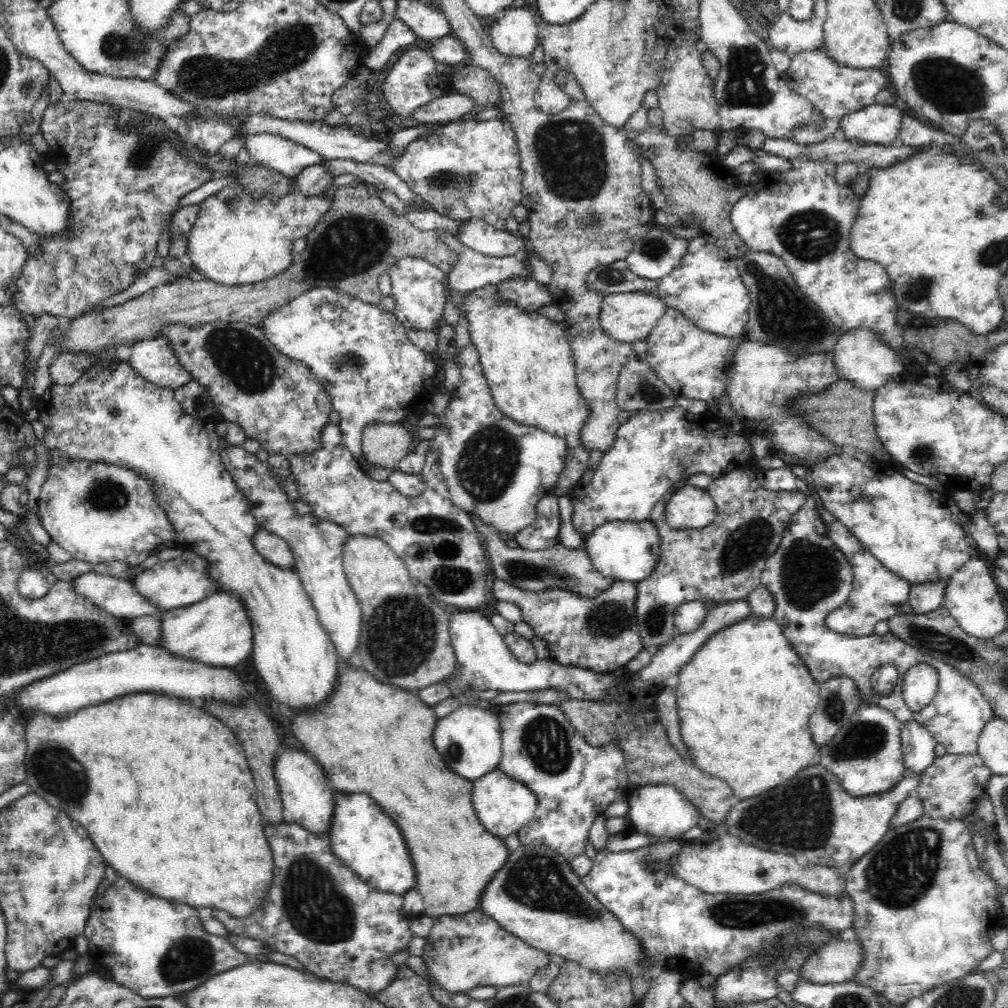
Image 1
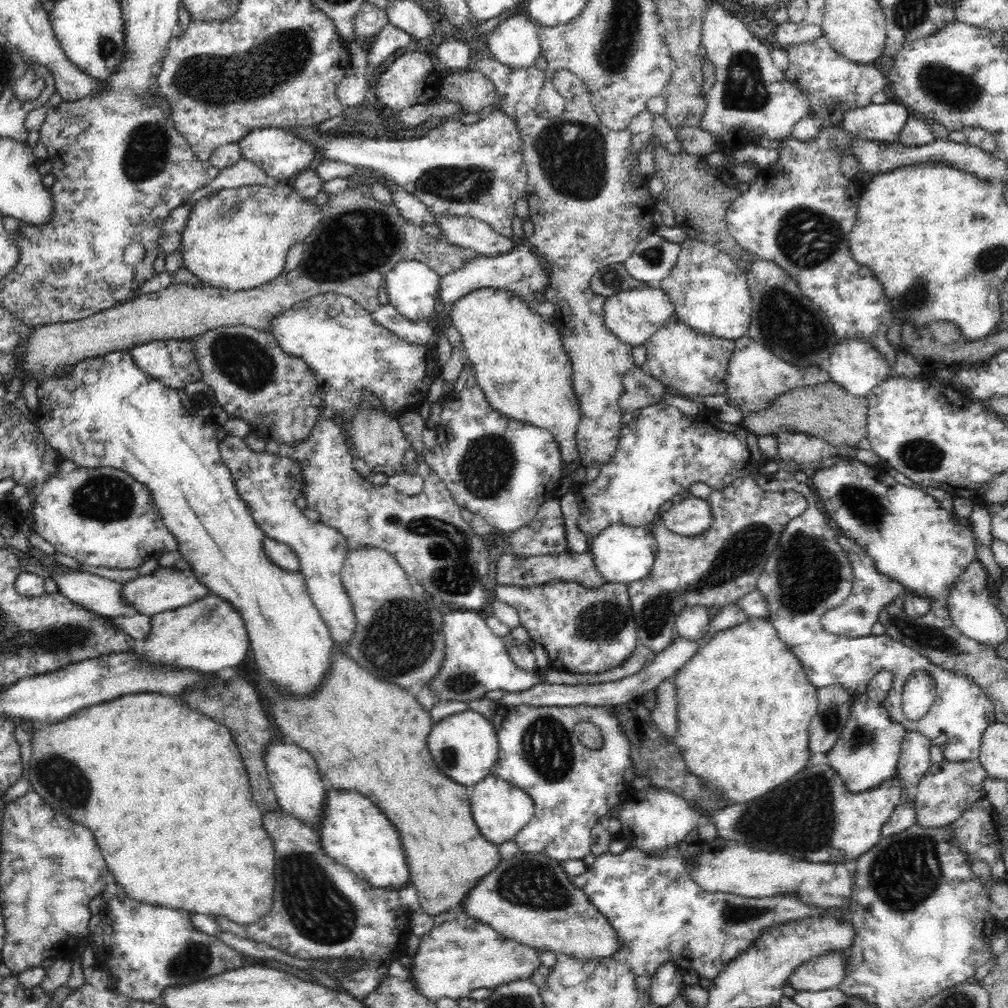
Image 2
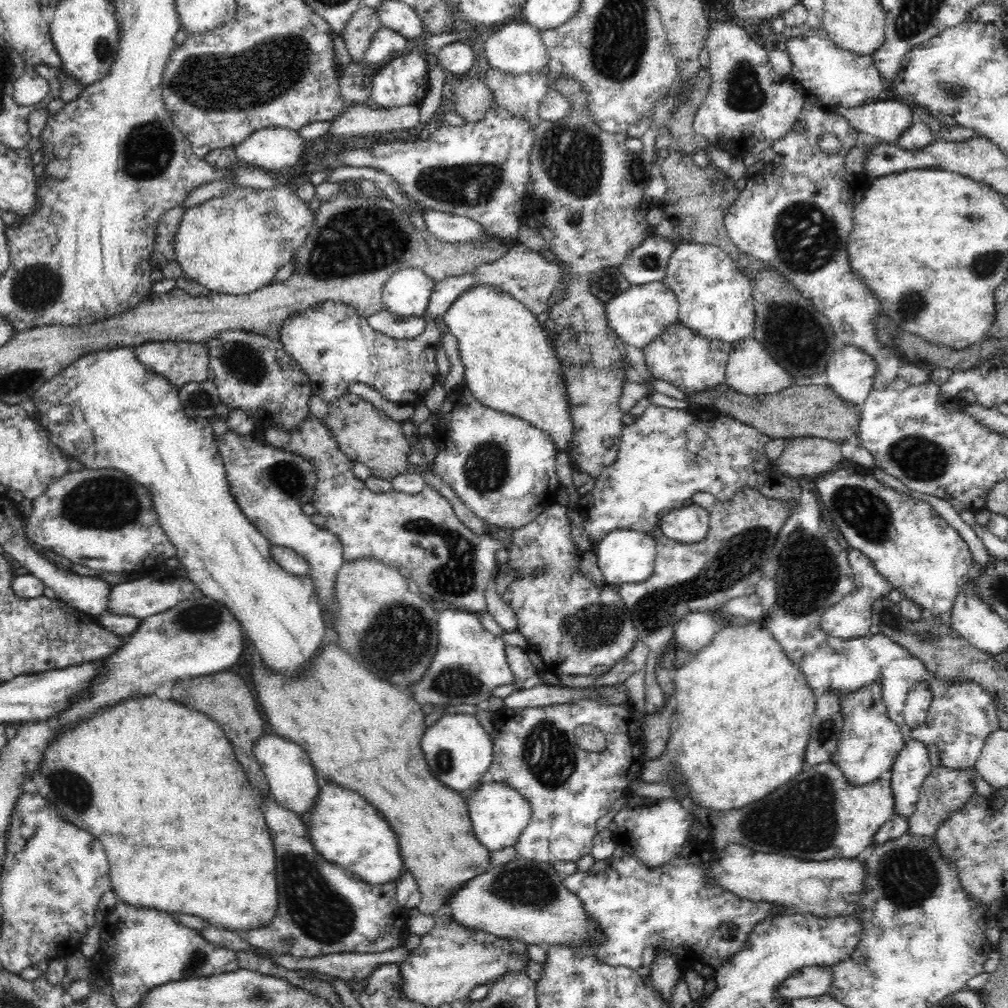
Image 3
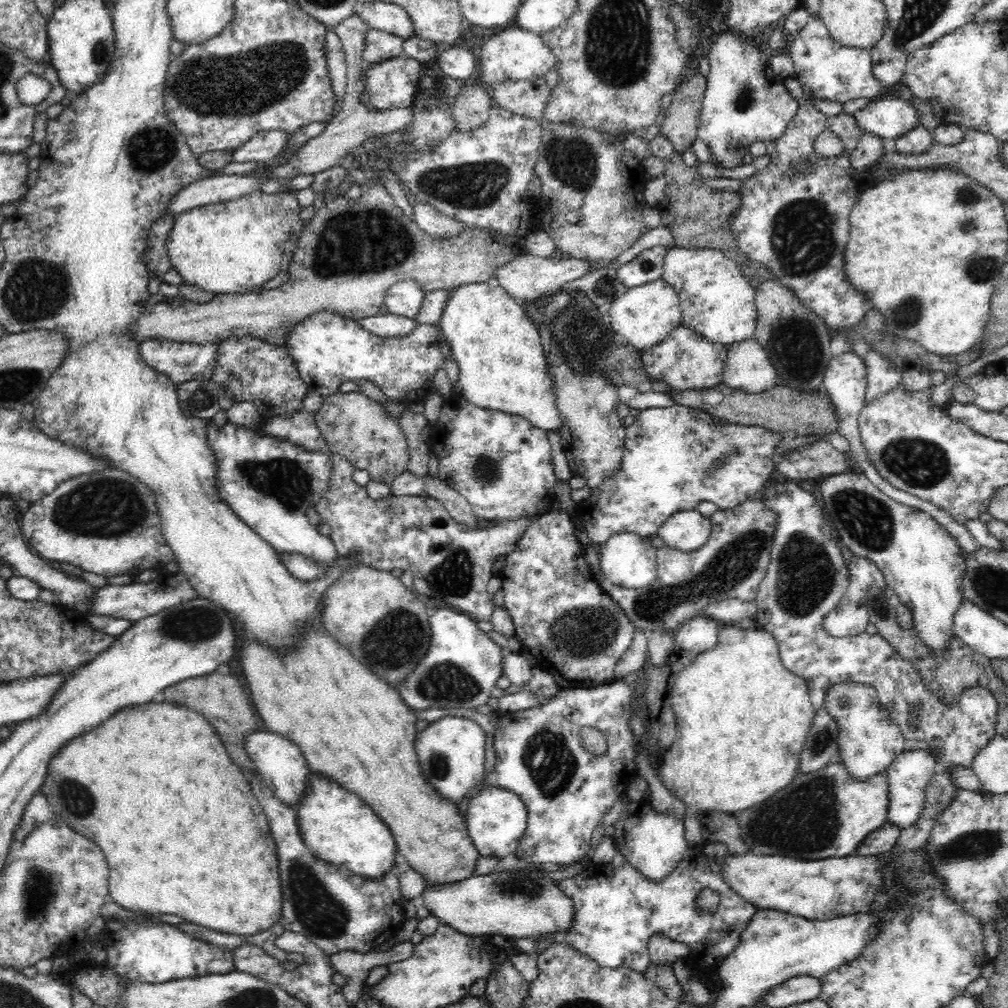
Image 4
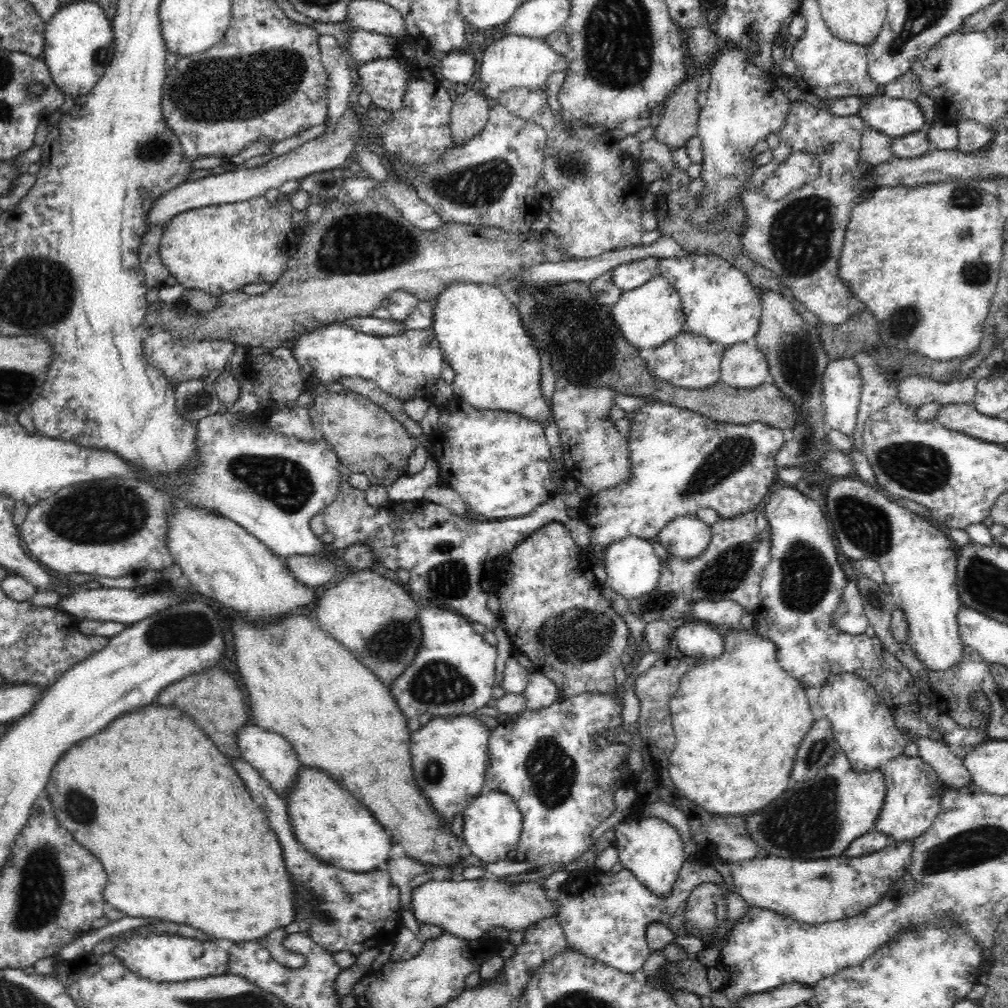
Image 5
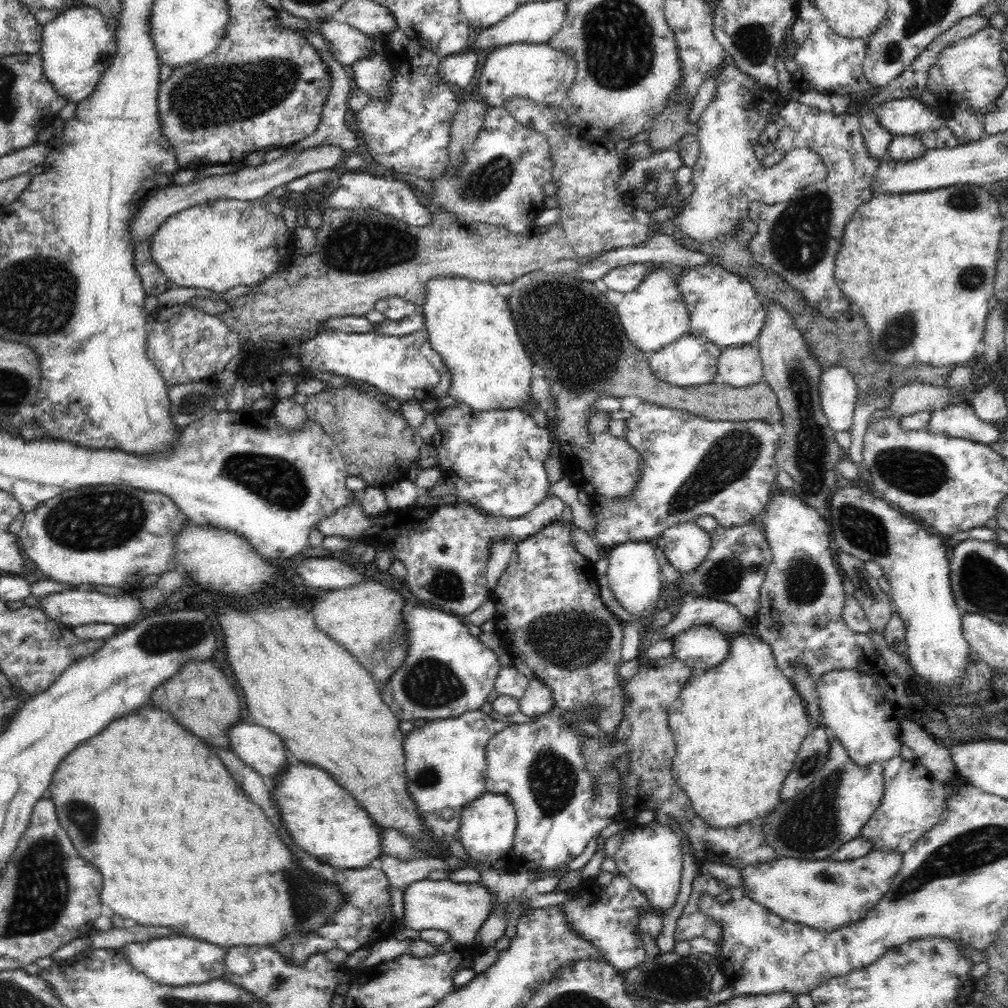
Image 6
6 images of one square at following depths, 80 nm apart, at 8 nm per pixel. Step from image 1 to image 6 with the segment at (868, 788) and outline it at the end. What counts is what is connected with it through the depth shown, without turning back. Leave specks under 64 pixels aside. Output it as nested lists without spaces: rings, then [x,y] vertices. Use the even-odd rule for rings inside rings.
[[[831,670],[816,681],[821,722],[834,730],[849,757],[860,766],[885,764],[901,754],[899,720],[877,684],[874,677],[858,670]]]

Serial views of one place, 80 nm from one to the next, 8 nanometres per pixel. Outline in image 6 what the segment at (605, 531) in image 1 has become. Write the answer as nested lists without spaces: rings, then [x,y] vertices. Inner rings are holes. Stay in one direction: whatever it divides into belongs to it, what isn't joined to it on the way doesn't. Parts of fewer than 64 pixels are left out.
[[[629,540],[615,545],[608,552],[607,577],[614,598],[619,600],[630,614],[643,615],[648,619],[652,617],[653,607],[656,606],[656,600],[664,583],[654,551],[655,547],[651,542]]]

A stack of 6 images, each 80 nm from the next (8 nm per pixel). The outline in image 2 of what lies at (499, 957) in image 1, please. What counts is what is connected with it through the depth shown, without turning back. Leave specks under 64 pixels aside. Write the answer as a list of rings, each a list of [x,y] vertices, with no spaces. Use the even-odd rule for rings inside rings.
[[[454,909],[433,917],[433,928],[421,937],[420,948],[412,957],[412,965],[407,969],[411,971],[411,977],[415,978],[415,986],[419,987],[420,994],[430,998],[432,1002],[436,1003],[438,998],[444,997],[456,1001],[458,998],[469,997],[470,992],[476,988],[495,989],[512,981],[530,979],[534,970],[542,965],[538,953],[538,950],[530,946],[506,938],[476,917]]]

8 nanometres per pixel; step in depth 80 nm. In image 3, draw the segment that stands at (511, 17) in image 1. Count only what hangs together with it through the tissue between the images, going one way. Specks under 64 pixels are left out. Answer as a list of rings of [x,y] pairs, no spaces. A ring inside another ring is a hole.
[[[519,17],[510,19],[496,27],[496,32],[488,38],[484,46],[484,56],[489,67],[496,68],[506,74],[520,75],[534,71],[541,72],[549,64],[549,55],[540,36],[540,30],[530,26]]]

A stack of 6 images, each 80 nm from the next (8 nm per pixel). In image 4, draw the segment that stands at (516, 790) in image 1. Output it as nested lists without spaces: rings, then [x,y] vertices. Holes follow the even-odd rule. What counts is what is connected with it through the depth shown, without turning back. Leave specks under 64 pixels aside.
[[[496,786],[485,787],[473,793],[465,815],[465,823],[472,844],[479,849],[480,856],[501,856],[516,852],[527,827],[527,806],[518,794]]]

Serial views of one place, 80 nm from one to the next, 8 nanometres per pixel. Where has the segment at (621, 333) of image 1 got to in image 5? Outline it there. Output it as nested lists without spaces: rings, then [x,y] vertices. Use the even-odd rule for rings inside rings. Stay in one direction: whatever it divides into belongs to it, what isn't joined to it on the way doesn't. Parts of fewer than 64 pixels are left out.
[[[661,274],[634,290],[624,291],[611,310],[612,318],[622,336],[637,349],[656,349],[685,328],[685,314],[676,290]]]

